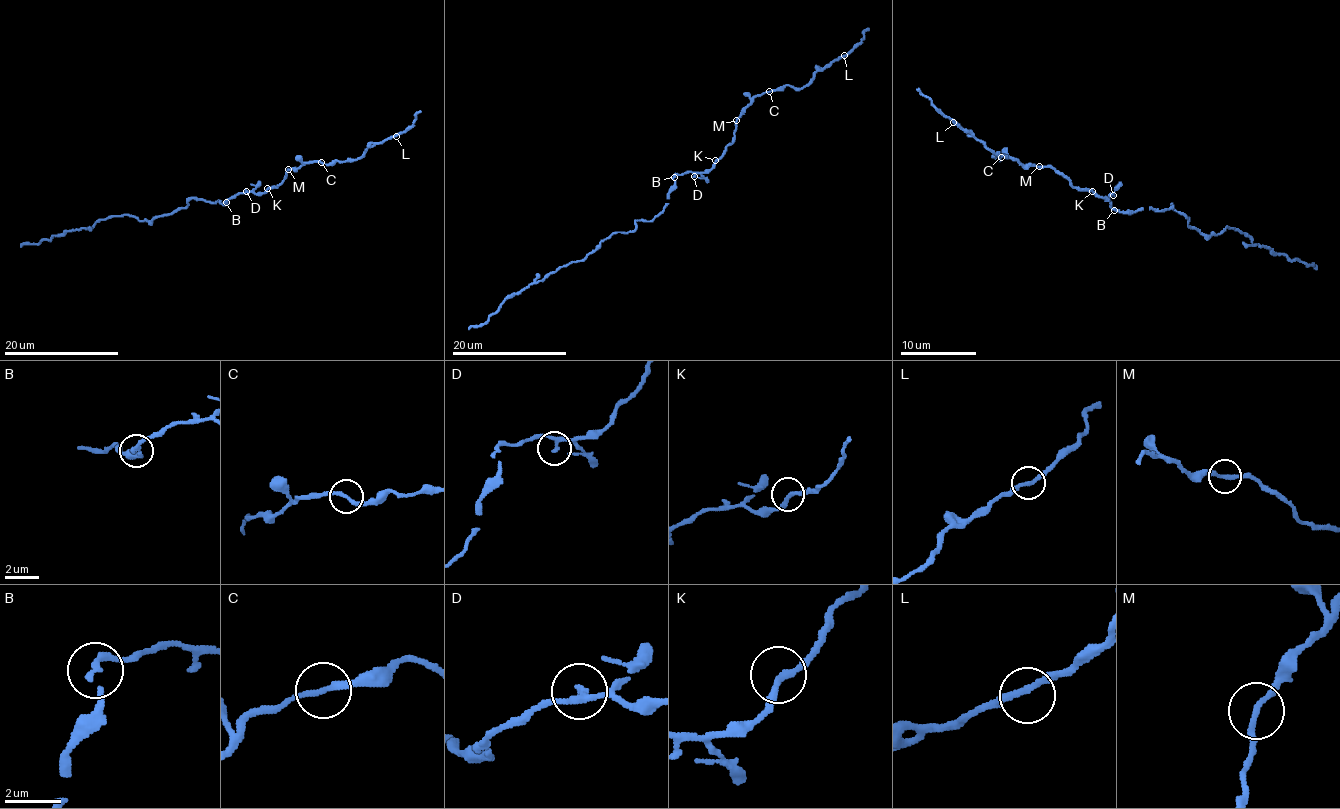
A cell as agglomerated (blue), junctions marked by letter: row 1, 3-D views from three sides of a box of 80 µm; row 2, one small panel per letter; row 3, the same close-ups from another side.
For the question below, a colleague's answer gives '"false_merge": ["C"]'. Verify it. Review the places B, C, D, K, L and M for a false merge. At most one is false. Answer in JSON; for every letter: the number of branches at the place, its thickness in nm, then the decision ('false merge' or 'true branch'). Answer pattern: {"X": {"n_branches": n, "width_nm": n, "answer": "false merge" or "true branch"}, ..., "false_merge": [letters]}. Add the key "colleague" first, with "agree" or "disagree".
{"colleague": "disagree", "B": {"n_branches": 2, "width_nm": 200, "answer": "true branch"}, "C": {"n_branches": 2, "width_nm": 200, "answer": "true branch"}, "D": {"n_branches": 2, "width_nm": 200, "answer": "true branch"}, "K": {"n_branches": 2, "width_nm": 240, "answer": "true branch"}, "L": {"n_branches": 2, "width_nm": 240, "answer": "true branch"}, "M": {"n_branches": 2, "width_nm": 220, "answer": "true branch"}, "false_merge": []}

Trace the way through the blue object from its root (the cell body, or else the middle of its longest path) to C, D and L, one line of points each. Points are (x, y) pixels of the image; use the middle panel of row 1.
C: (674, 177), (686, 171), (708, 171), (732, 141), (741, 111), (757, 95), (769, 91)
D: (674, 177), (686, 171), (694, 176)
L: (674, 177), (708, 171), (732, 141), (741, 111), (757, 95), (787, 85), (802, 88), (844, 55)

